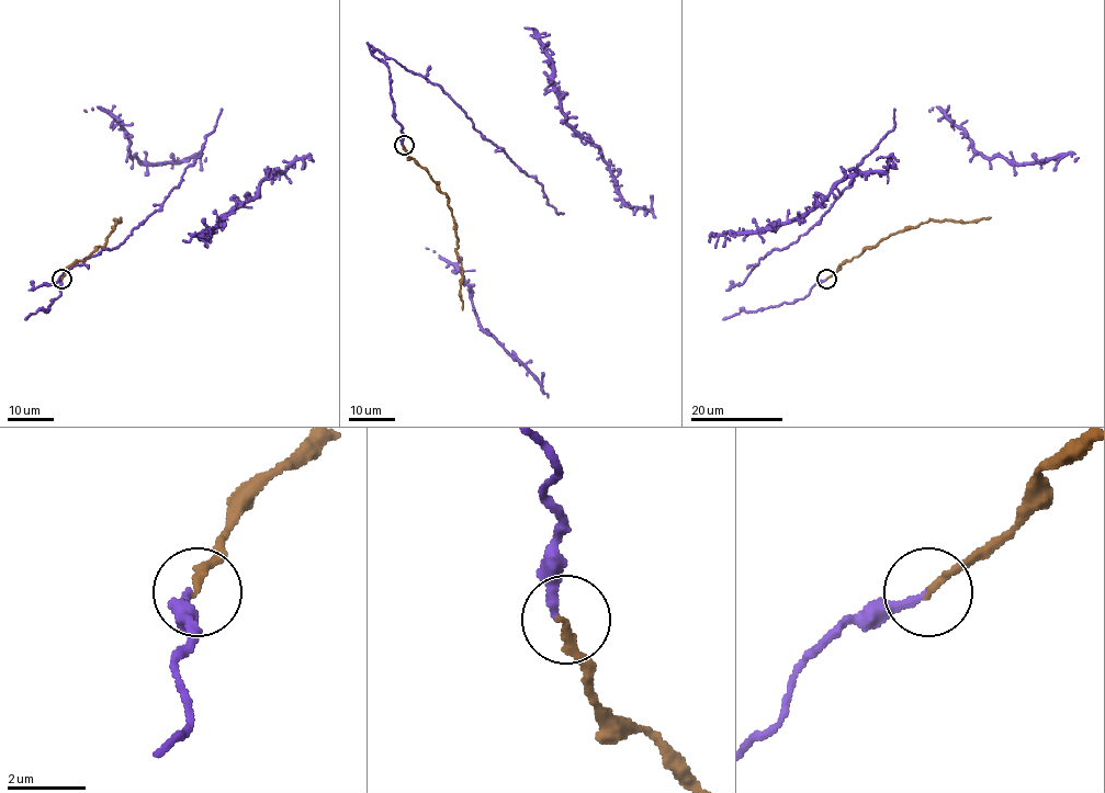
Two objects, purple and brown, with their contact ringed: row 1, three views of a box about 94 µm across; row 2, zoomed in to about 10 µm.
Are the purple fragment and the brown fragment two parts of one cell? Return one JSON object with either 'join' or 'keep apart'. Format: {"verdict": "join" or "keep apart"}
{"verdict": "join"}

